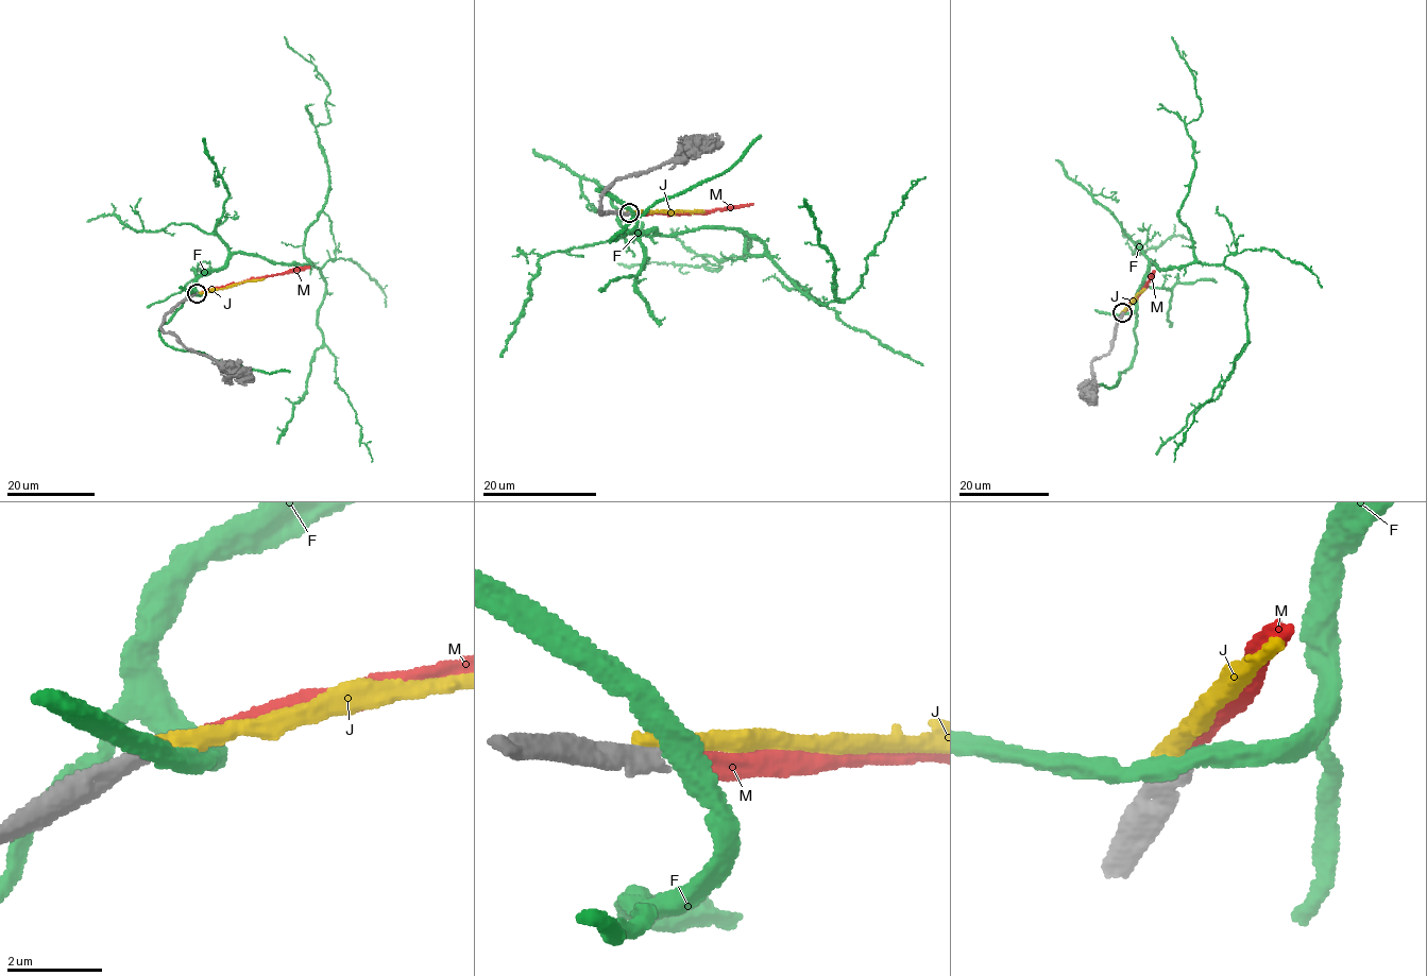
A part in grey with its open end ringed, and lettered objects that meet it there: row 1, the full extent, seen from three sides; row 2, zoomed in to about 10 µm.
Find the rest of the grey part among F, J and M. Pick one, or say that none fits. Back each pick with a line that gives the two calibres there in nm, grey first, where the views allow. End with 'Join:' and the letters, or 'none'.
M: Thickness 320 nm (grey) against 280 nm
Join: M

